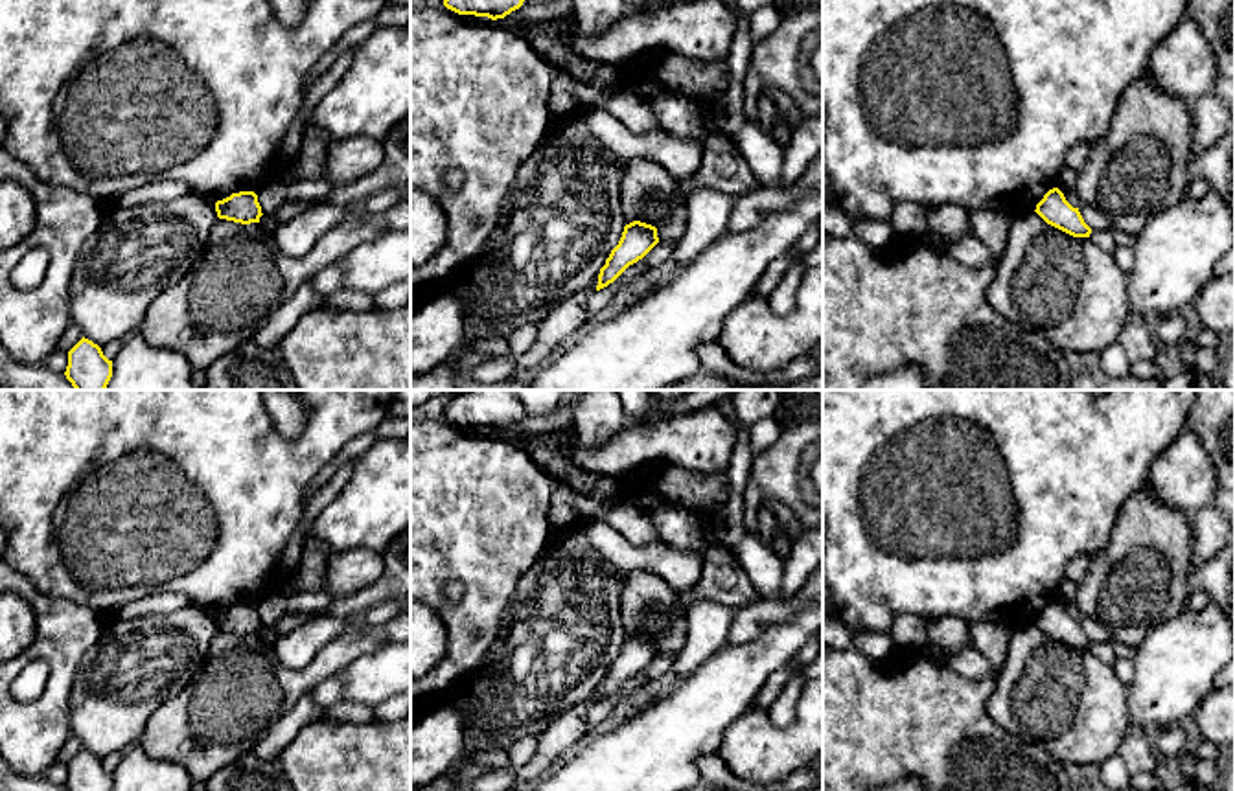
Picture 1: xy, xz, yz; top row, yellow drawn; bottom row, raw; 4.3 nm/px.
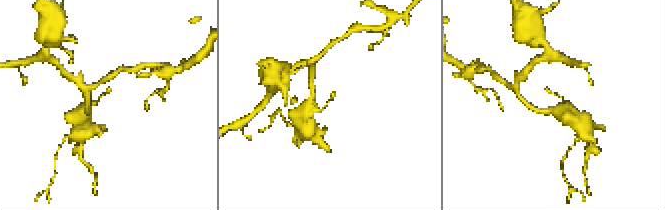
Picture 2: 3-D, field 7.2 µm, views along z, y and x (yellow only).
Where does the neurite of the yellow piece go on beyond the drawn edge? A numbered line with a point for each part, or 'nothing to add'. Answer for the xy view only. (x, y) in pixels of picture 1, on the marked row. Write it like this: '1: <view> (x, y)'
nothing to add

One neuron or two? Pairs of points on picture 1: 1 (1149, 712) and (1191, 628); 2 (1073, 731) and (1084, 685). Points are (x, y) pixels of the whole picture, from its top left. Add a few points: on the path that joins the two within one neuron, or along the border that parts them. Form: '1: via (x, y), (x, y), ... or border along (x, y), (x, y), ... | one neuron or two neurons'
1: via (1162, 692), (1173, 676), (1175, 664), (1189, 648) | one neuron
2: via (1077, 720), (1077, 696) | one neuron

